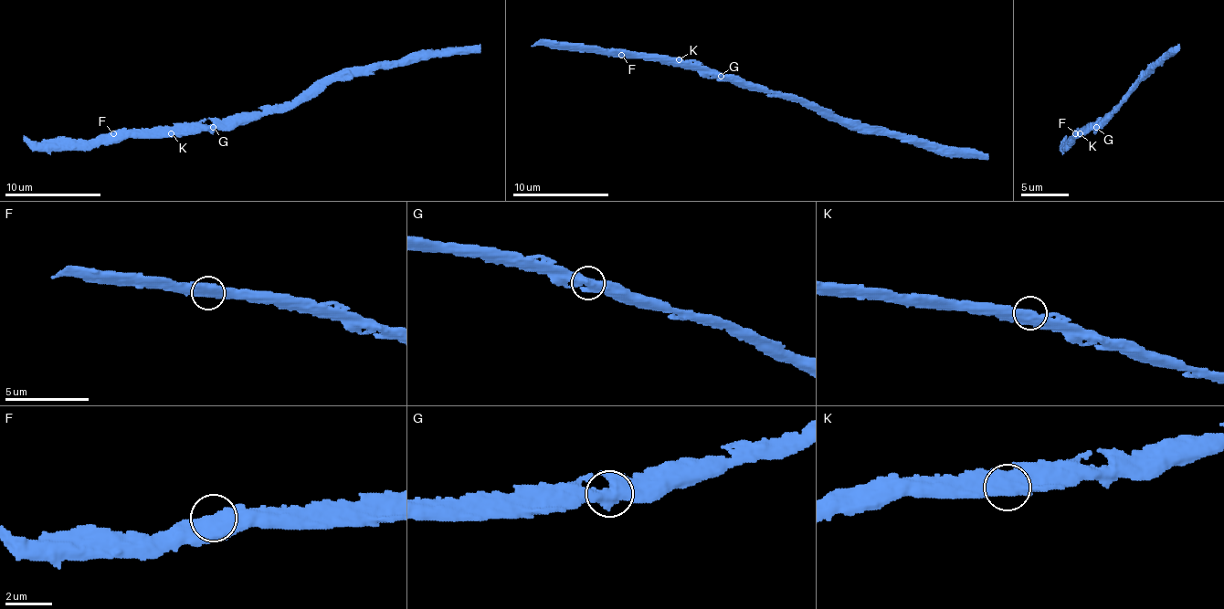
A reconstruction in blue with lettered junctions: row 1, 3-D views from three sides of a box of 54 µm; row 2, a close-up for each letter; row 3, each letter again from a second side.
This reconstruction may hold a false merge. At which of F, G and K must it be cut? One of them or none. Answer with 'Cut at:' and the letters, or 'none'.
Cut at: none

